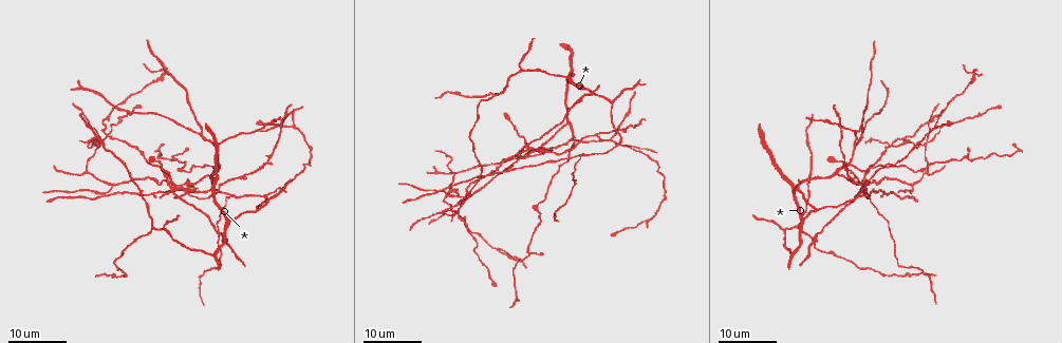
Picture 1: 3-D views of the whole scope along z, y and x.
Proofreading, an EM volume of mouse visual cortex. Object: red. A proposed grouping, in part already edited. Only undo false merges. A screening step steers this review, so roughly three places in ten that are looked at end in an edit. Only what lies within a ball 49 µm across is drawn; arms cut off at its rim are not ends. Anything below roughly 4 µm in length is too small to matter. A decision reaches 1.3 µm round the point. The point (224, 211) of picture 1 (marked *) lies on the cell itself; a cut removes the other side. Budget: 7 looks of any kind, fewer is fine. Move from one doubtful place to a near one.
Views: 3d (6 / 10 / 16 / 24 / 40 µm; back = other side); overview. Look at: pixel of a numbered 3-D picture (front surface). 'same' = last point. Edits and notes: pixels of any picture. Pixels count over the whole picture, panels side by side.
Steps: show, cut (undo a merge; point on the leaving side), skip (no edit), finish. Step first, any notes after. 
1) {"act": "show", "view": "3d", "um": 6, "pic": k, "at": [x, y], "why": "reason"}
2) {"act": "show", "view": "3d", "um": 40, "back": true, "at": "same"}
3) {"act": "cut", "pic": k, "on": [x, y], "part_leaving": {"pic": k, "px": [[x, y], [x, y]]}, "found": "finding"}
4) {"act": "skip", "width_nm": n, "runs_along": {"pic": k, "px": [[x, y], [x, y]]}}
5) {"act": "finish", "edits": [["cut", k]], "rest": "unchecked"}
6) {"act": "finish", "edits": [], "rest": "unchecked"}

{"act": "show", "view": "3d", "um": 16, "pic": 1, "at": [226, 193], "why": "a fork"}

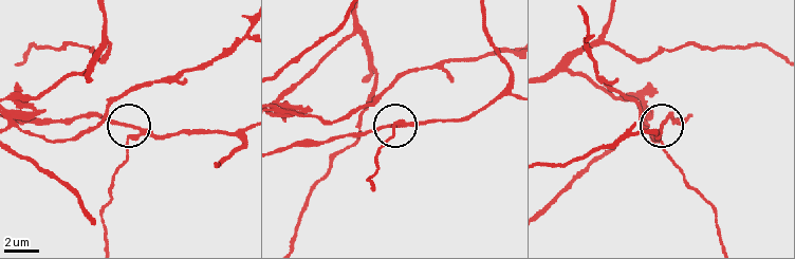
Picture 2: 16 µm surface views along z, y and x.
{"act": "show", "view": "3d", "um": 6, "pic": 2, "at": [132, 129], "why": "closer look"}

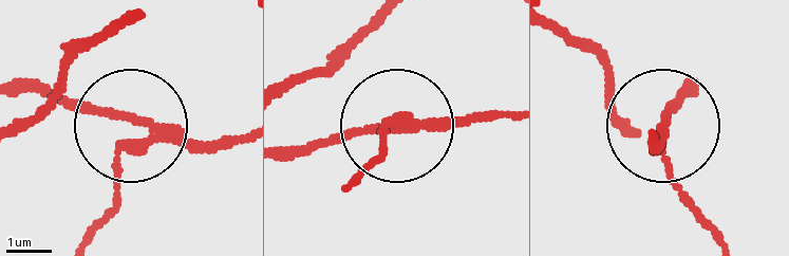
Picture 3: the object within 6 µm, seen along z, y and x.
{"act": "cut", "pic": 3, "on": [116, 181], "arms": 3, "found": "two cells meet here"}

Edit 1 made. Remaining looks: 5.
{"act": "show", "view": "overview", "why": "see it whole again"}

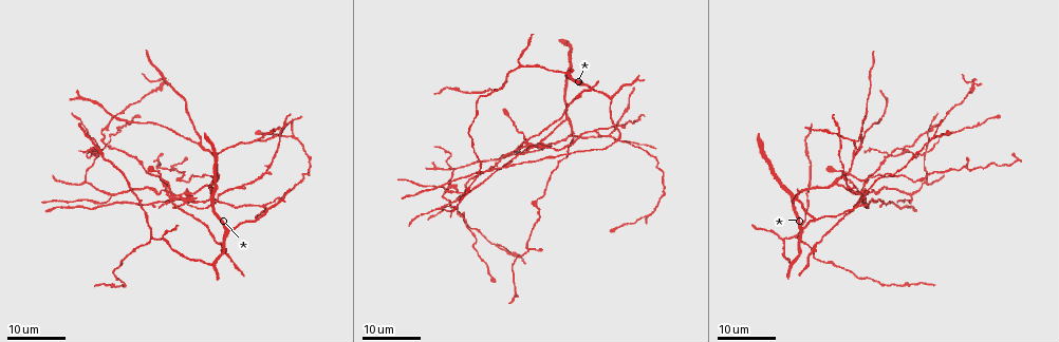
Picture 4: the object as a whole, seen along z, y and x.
{"act": "show", "view": "3d", "um": 24, "pic": 4, "at": [565, 119], "why": "four or more arms meet"}

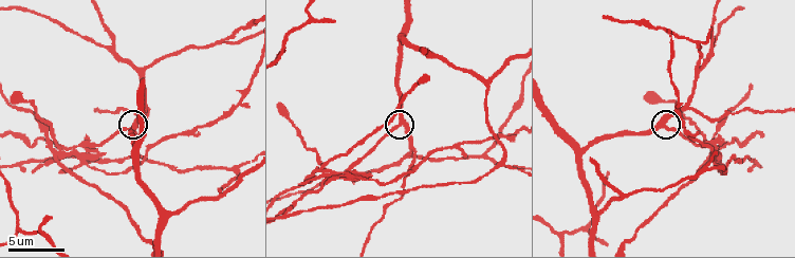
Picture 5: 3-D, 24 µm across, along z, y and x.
{"act": "show", "view": "3d", "um": 6, "pic": 5, "at": [400, 124]}

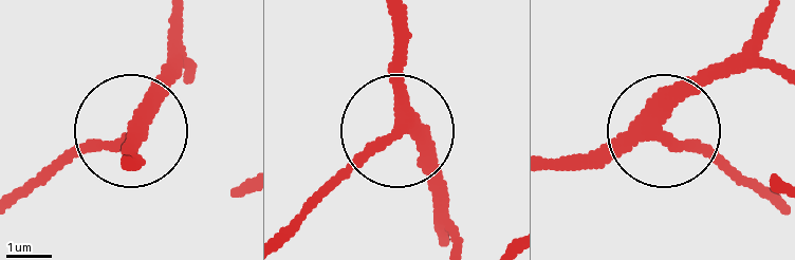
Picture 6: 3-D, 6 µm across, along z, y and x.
{"act": "skip", "runs_along": {"pic": 6, "px": [[392, 21], [392, 123], [445, 187]]}, "found": "one cell here"}

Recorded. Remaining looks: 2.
{"act": "show", "view": "3d", "um": 10, "pic": 5, "at": [111, 47], "why": "a fork"}

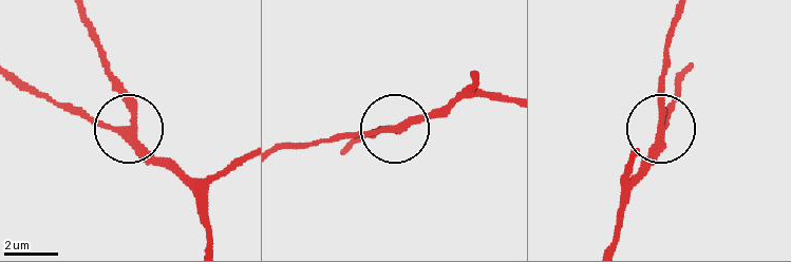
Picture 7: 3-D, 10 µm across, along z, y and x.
{"act": "skip", "arms": 3, "found": "continuous, no second cell"}

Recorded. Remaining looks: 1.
{"act": "show", "view": "3d", "um": 16, "pic": 5, "at": [562, 232], "why": "a fork"}

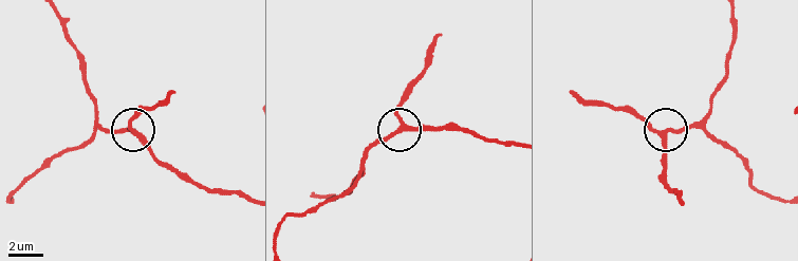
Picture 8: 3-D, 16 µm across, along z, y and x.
{"act": "skip", "side_arm_um": 7, "runs_along": {"pic": 8, "px": [[513, 144], [462, 131], [403, 131], [397, 127], [403, 98]]}, "found": "continuous, no second cell"}

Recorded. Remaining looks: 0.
{"act": "finish", "edits": [["cut", 3]], "rest": "unchecked"}

